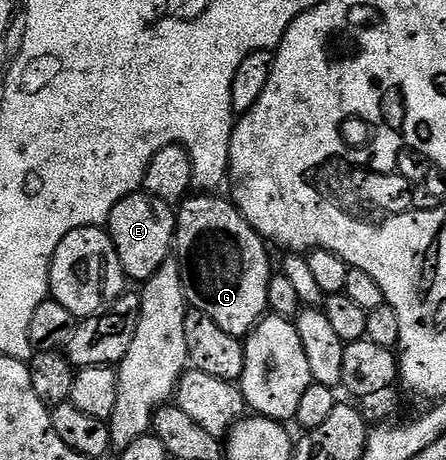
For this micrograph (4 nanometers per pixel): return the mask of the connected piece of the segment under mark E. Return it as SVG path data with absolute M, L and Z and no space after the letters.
M139 190L128 198L116 202L108 221L108 231L110 240L118 251L122 273L126 275L127 281L134 282L134 280L138 280L137 282L145 282L148 278L152 278L152 274L156 274L156 270L160 270L160 266L166 260L171 259L174 233L176 231L176 212L171 205L166 204L160 198L151 196L145 190Z

